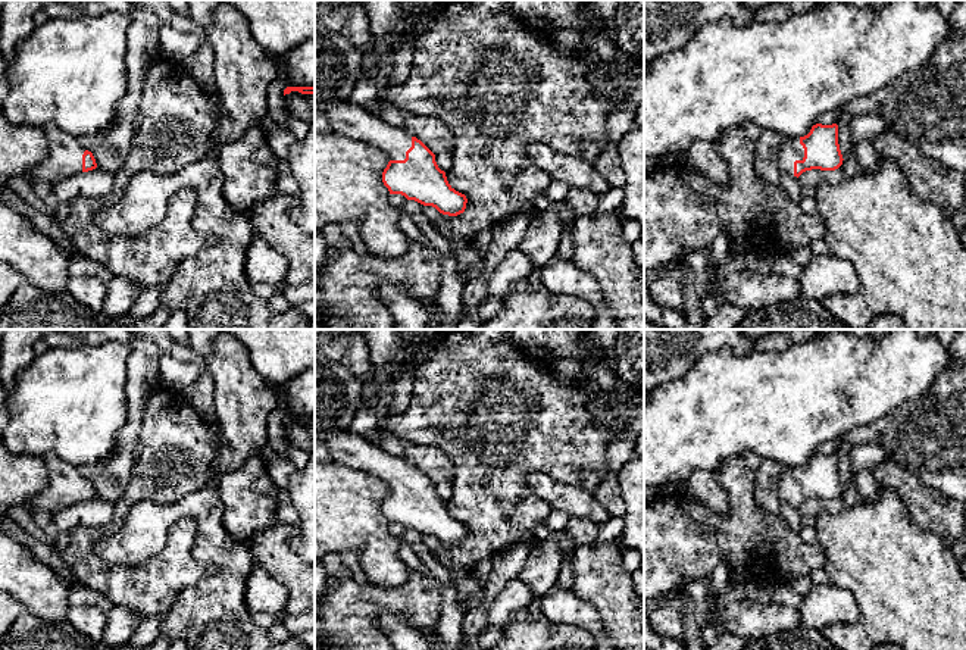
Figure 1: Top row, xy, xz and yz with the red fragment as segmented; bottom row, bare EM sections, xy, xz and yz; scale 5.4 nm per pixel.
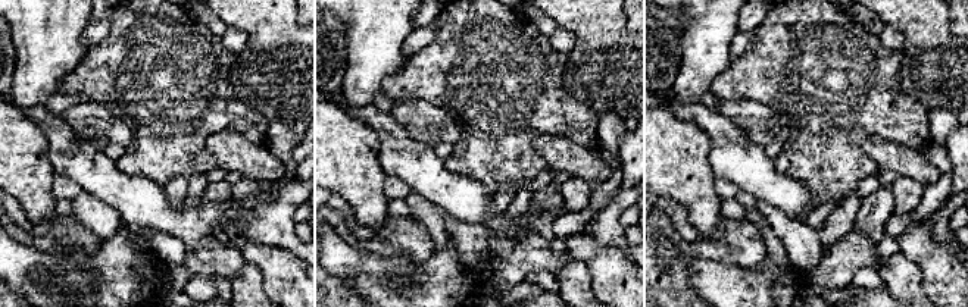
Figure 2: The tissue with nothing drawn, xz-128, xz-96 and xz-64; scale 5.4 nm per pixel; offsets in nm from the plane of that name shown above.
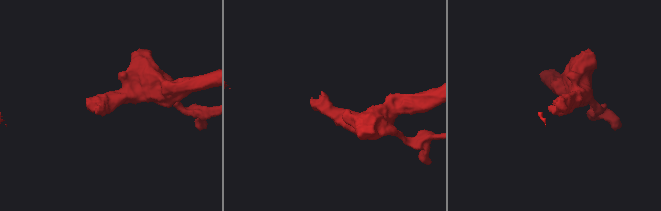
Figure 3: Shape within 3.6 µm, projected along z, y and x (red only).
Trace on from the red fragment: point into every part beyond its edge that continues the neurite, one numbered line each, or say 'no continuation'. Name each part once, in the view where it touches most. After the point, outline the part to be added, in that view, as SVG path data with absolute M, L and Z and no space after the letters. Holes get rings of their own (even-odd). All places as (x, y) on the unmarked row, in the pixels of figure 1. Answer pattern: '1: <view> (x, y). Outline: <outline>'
1: yz (791, 480). Outline: M800 466L788 468L778 482L778 499L781 503L794 506L794 491L803 490L804 478L800 474Z

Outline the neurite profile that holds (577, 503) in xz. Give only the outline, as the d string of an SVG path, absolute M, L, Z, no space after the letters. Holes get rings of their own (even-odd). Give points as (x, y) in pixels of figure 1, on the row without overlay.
M544 472L526 474L525 484L551 510L562 510L570 518L590 519L597 524L603 524L610 518L593 493L562 484Z

